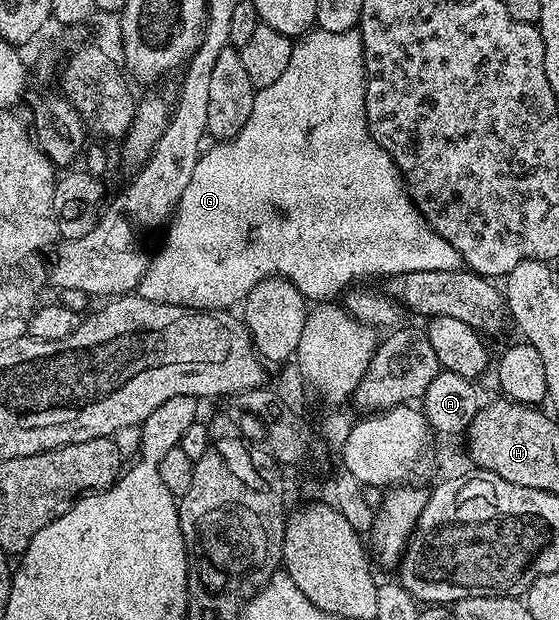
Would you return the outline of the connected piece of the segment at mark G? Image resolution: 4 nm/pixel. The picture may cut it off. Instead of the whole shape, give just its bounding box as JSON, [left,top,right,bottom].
[137,29,463,309]

